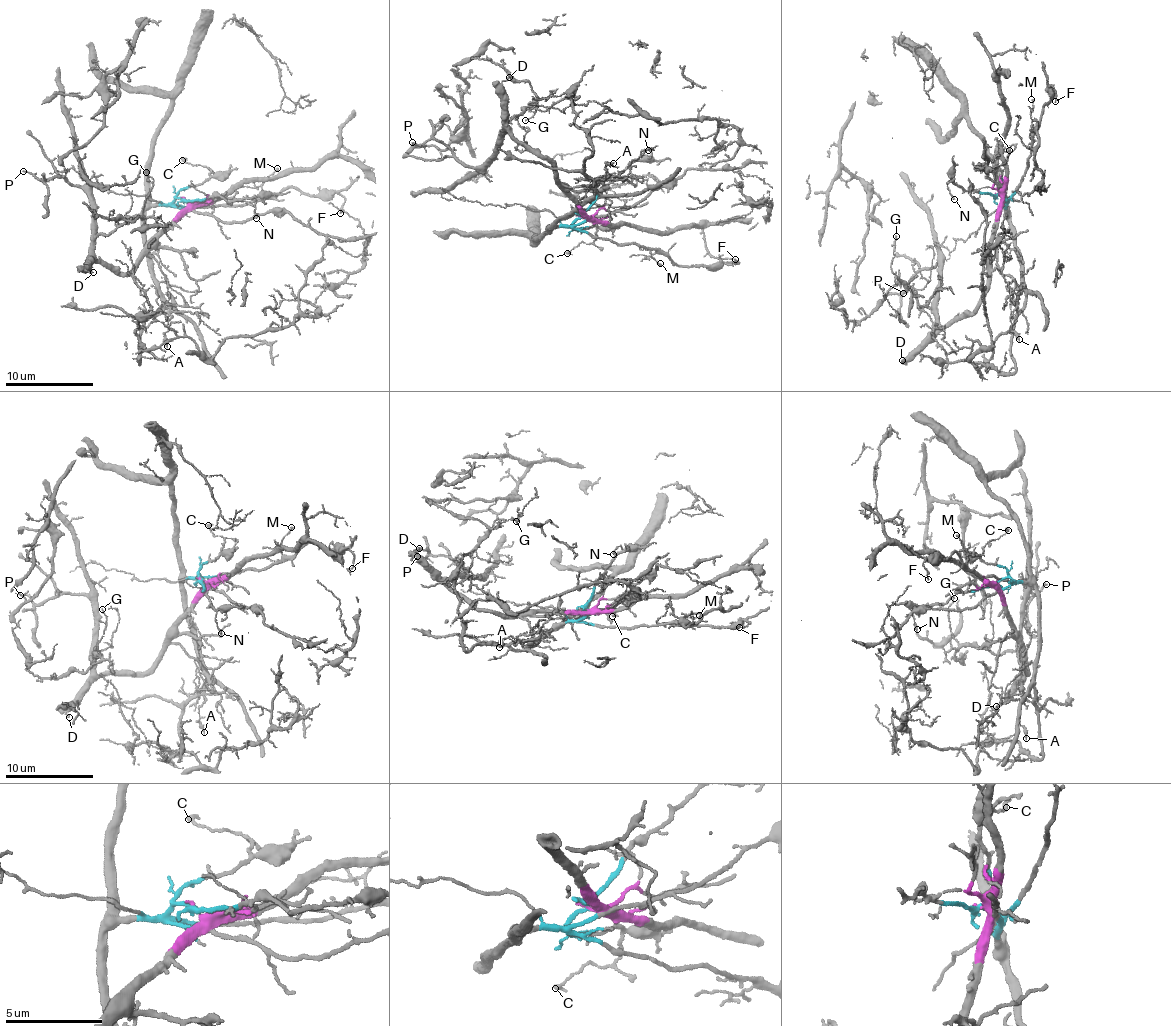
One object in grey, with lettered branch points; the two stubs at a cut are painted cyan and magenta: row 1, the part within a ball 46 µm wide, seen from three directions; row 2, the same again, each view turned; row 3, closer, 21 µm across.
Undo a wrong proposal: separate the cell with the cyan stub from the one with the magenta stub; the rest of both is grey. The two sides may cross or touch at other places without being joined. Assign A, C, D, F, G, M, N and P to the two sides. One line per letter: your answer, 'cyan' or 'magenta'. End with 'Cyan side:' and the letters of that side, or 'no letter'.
A: magenta
C: cyan
D: magenta
F: cyan
G: magenta
M: cyan
N: cyan
P: magenta
Cyan side: C, F, M, N

